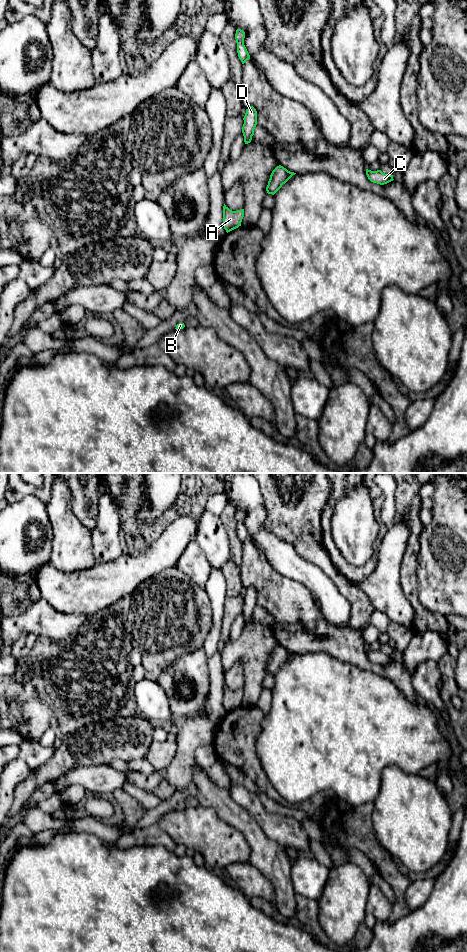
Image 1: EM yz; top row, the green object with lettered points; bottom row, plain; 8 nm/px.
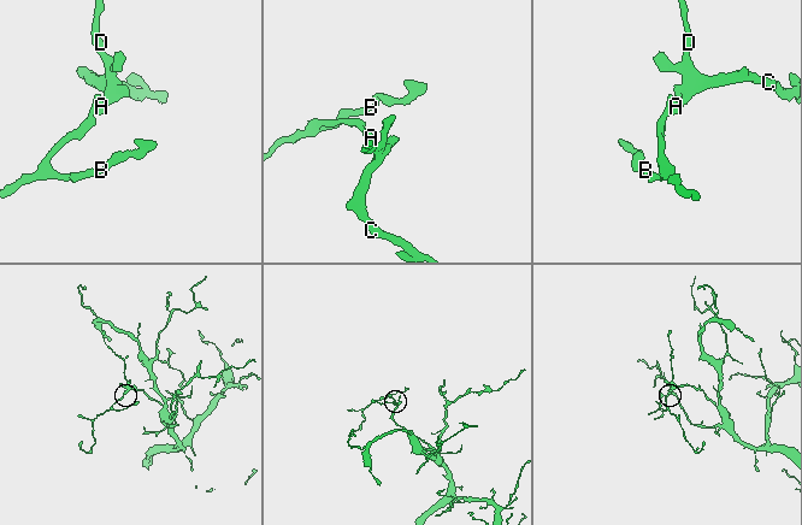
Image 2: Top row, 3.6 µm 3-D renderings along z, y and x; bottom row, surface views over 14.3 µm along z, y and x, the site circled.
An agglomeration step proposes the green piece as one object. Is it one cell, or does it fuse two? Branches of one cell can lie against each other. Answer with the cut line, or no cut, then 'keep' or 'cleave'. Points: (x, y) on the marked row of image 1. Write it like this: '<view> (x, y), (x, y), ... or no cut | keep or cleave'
no cut | keep

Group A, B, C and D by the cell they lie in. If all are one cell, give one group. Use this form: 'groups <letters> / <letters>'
groups A B C D

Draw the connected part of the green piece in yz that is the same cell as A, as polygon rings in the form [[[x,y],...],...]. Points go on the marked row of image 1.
[[[224,204],[223,226],[227,233],[241,226],[243,217],[244,209],[232,211]]]

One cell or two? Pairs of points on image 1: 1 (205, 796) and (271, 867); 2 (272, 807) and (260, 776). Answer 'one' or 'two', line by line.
1: one
2: two

